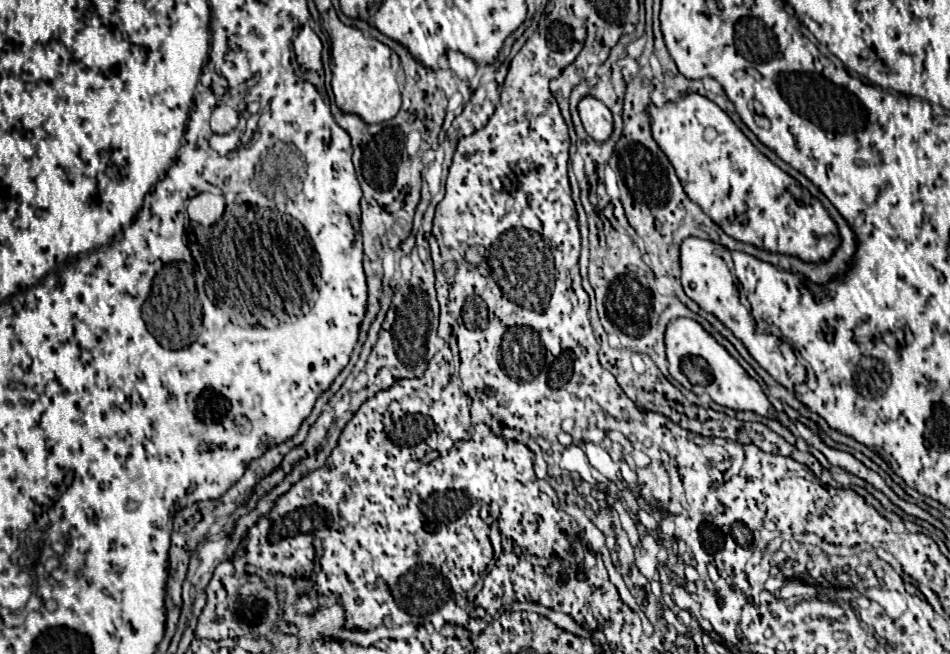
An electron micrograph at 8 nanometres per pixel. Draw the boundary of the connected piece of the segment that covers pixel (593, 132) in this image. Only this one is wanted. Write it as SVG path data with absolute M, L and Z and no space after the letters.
M586 96L578 104L578 110L580 110L584 130L590 138L594 138L596 142L606 142L612 136L614 122L612 122L612 112L608 110L606 104L602 104L592 96Z

